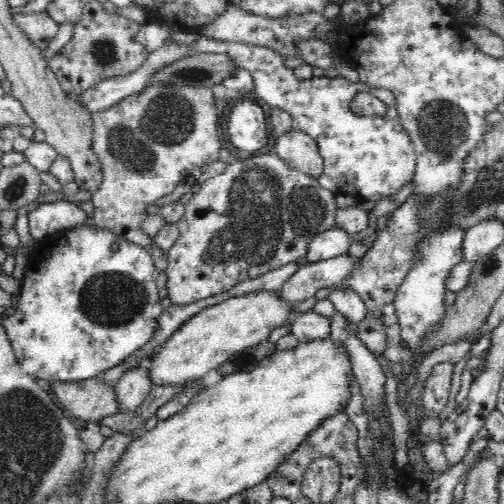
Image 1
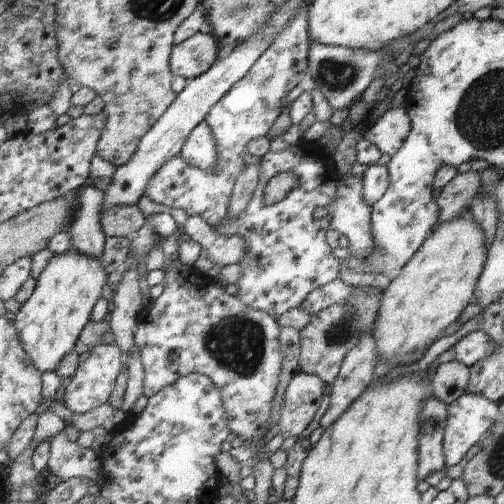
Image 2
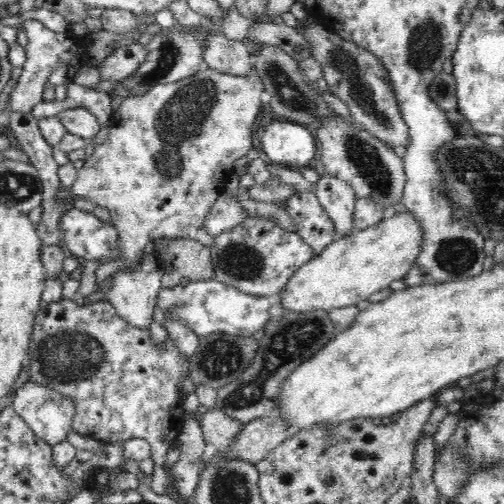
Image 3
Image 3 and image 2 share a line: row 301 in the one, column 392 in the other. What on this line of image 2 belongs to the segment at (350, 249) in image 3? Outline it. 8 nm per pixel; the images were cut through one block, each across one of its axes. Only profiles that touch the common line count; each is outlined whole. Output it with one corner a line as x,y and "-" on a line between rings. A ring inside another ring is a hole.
461,214
461,218
457,218
457,220
451,220
451,222
447,222
447,224
439,224
439,228
431,234
431,238
423,244
423,248
413,256
413,260
411,260
411,262
409,262
401,272
397,272
397,274
393,276
393,280
391,280
389,288
383,292
381,312
379,312
379,320
377,320
377,328
373,330
375,346
377,346
377,354
379,354
379,358
381,358
379,362
397,362
397,358
401,360
401,358
405,358
407,354
413,354
413,352
417,352
417,350
423,350
423,348
431,346
437,338
445,338
445,336
441,336
441,334
445,332
445,328
447,328
451,322
455,322
455,320
457,320
457,316
461,314
461,310
465,308
465,304
469,304
469,298
471,298
471,294
475,294
477,280
479,280
479,276
481,276
481,272
483,272
483,266
485,266
485,262
487,262
485,234
483,234
483,230
481,230
475,222
471,222
471,220
473,220
471,216
463,216
463,214

